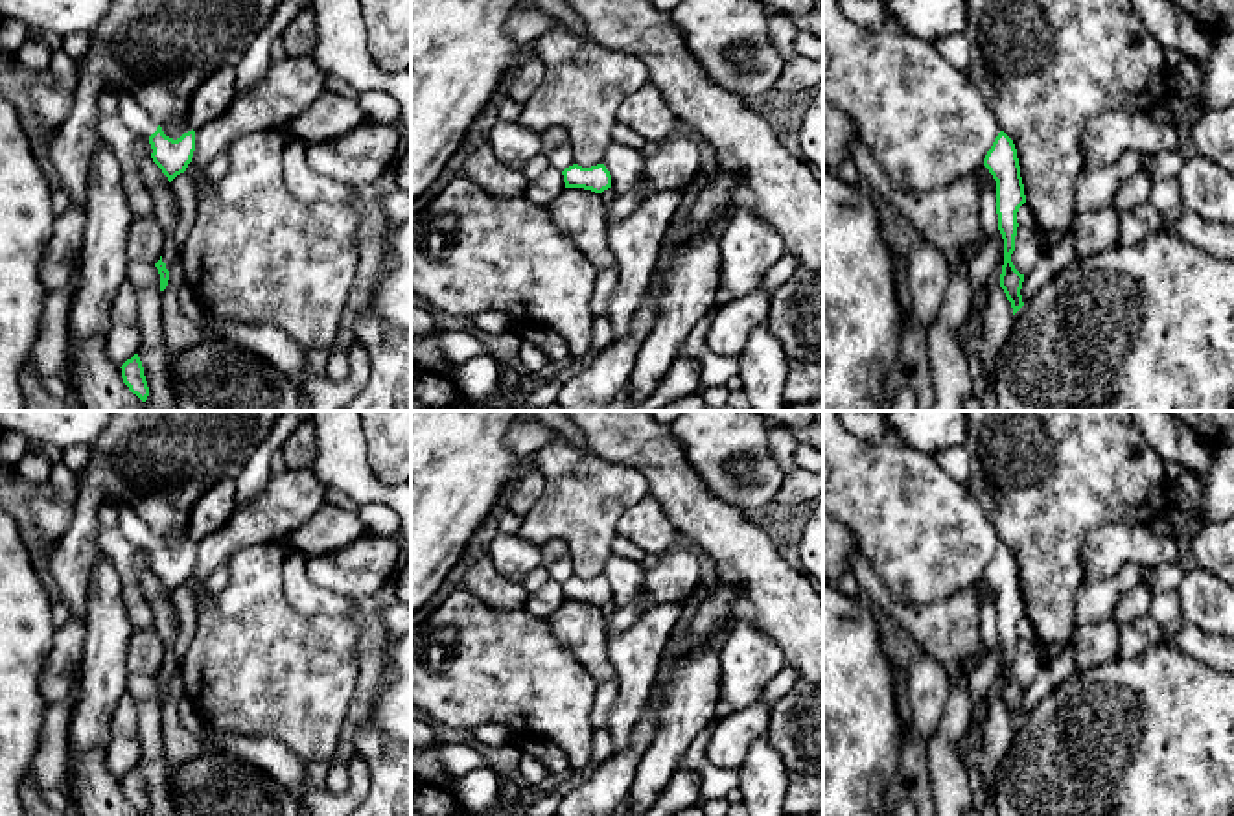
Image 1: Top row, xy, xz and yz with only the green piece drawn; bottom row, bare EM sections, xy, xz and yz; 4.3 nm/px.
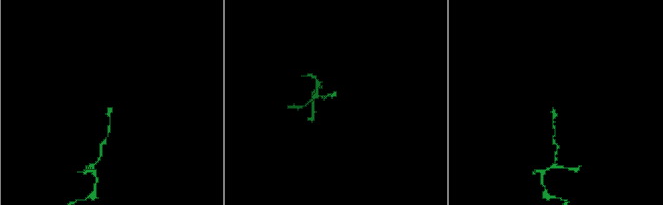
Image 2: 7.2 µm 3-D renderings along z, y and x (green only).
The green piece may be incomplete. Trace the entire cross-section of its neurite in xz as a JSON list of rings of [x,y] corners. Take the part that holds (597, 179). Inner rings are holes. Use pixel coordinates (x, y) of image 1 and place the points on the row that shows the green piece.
[[[573,164],[562,171],[565,188],[584,188],[595,193],[602,193],[611,188],[611,175],[604,164],[597,164],[591,168],[582,168]]]

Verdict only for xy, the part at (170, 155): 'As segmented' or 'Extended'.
Extended

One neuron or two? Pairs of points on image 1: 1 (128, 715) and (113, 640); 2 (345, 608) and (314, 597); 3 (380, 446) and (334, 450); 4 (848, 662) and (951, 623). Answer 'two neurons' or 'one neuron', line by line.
1: two neurons
2: one neuron
3: two neurons
4: two neurons

